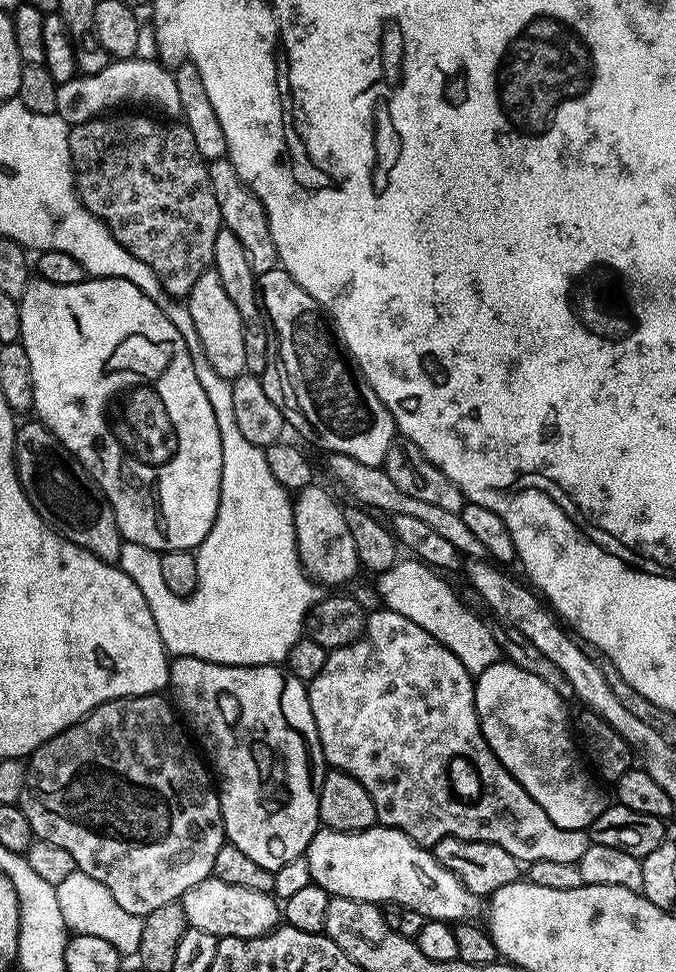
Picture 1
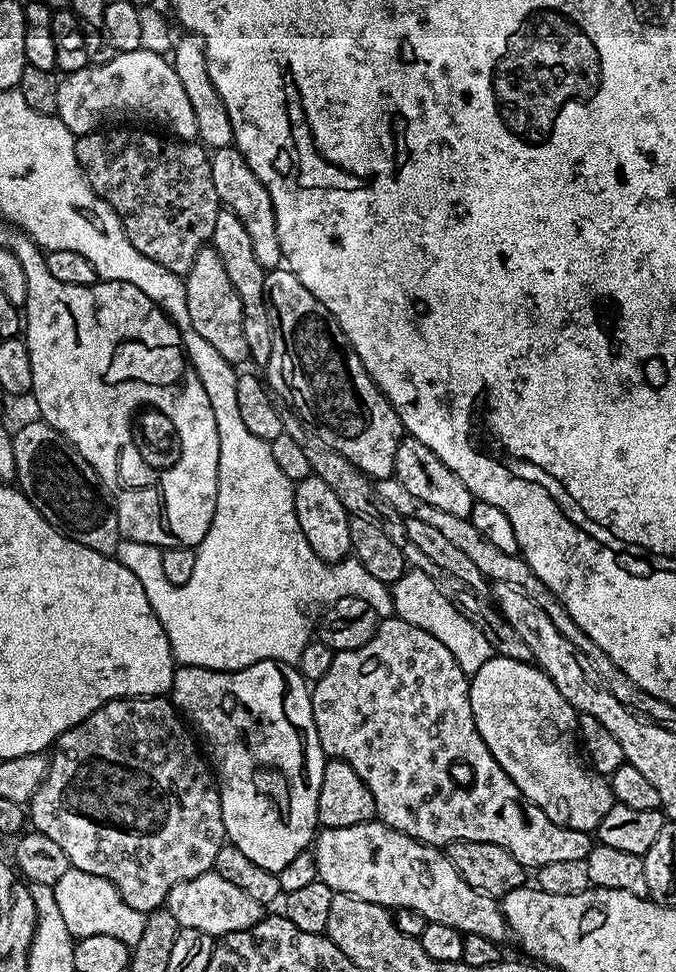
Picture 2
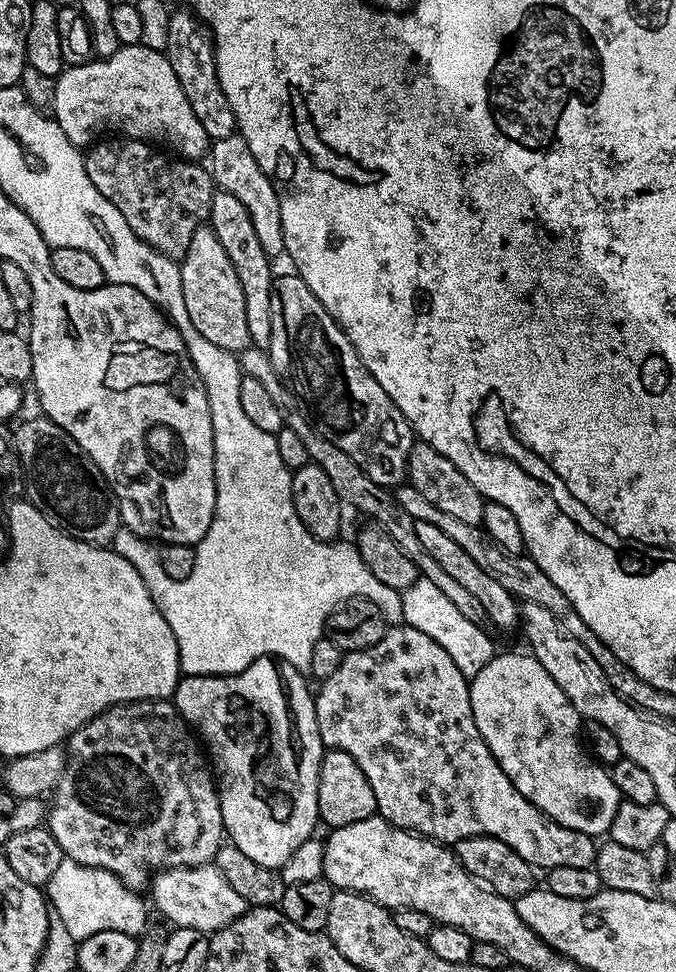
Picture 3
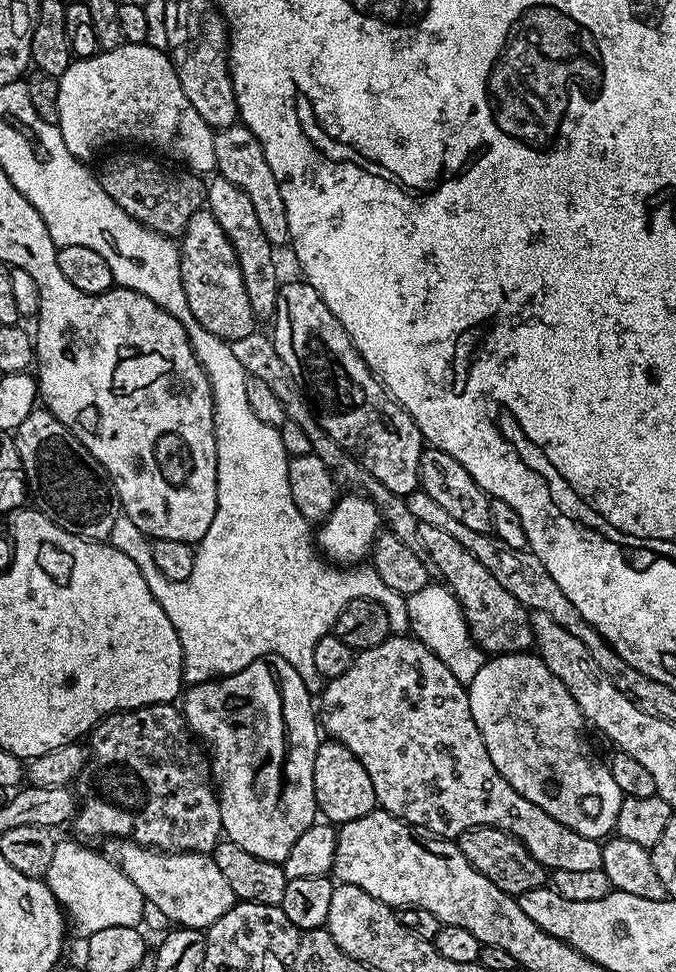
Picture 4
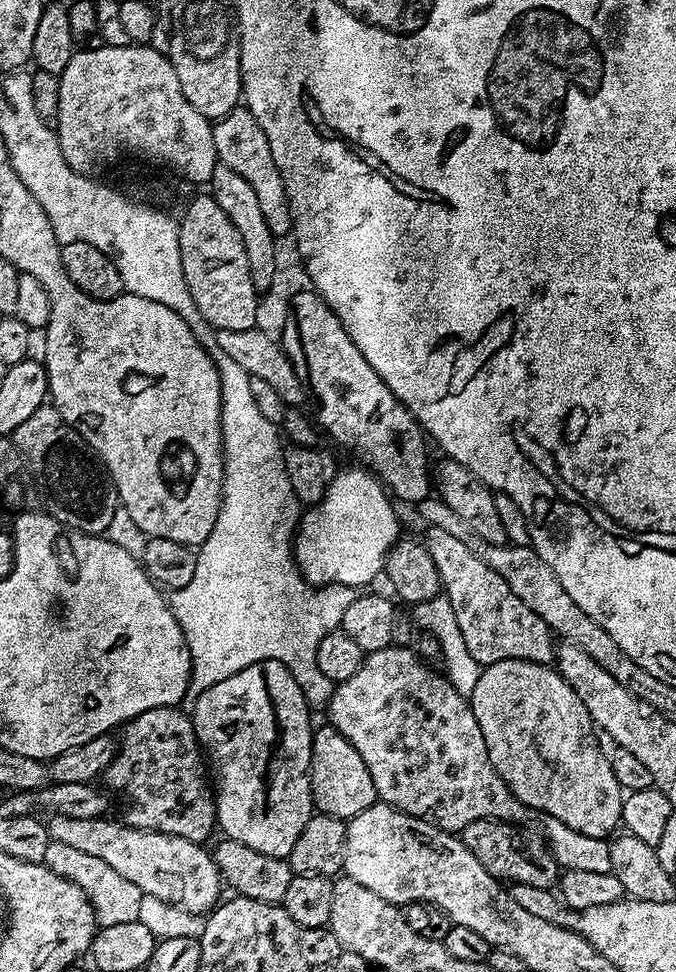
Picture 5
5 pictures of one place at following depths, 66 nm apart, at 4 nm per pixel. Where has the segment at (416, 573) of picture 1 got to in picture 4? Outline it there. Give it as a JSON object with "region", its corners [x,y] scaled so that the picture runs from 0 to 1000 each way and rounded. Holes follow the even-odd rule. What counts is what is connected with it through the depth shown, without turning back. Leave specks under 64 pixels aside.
{"region":[[[636,599],[618,607],[618,611],[607,611],[604,627],[607,628],[607,650],[623,658],[630,666],[648,673],[648,678],[666,688],[666,693],[691,706],[701,702],[707,689],[713,689],[719,673],[704,663],[698,649],[692,646],[692,638],[682,628],[673,611],[655,599]]]}

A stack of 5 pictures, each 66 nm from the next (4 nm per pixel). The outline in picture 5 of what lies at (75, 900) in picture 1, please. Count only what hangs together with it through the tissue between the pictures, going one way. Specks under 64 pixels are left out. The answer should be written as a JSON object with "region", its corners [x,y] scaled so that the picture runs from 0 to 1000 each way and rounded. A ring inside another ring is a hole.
{"region":[[[77,864],[68,870],[68,883],[64,888],[75,897],[109,907],[130,921],[138,934],[142,935],[142,950],[148,955],[204,947],[204,935],[210,933],[213,919],[204,916],[204,912],[198,912],[198,907],[180,903],[180,899],[157,891],[151,883],[139,883],[133,879],[126,879],[123,874],[108,874],[93,866]]]}

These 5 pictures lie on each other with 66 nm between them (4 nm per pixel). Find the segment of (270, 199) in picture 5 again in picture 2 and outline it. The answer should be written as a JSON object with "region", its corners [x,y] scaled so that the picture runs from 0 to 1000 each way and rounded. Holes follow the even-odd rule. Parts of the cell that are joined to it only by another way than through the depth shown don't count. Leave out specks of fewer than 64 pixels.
{"region":[[[346,150],[322,152],[309,159],[311,183],[317,183],[317,195],[322,195],[327,211],[336,217],[352,220],[376,253],[376,262],[382,264],[382,274],[393,278],[416,275],[420,262],[417,253],[411,253],[411,228],[405,228],[405,208],[399,208],[399,200],[370,171],[364,171],[364,163]]]}

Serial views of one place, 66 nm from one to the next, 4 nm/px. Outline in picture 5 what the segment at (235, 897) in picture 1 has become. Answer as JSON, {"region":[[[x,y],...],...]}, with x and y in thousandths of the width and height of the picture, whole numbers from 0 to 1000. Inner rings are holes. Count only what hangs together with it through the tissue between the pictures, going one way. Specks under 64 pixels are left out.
{"region":[[[83,837],[70,845],[71,859],[77,864],[93,866],[108,874],[123,874],[139,883],[151,883],[180,903],[198,907],[214,922],[226,922],[254,930],[268,939],[302,938],[308,940],[327,929],[328,906],[314,878],[300,867],[253,860],[238,856],[217,856],[209,852],[192,852],[176,843],[98,842]]]}

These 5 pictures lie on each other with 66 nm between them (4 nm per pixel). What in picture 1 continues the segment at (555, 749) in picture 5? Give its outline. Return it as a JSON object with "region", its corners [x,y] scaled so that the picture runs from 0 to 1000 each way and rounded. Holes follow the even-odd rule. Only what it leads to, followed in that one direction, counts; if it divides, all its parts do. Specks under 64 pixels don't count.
{"region":[[[753,681],[726,683],[719,689],[709,691],[701,703],[701,722],[710,750],[737,784],[743,784],[746,791],[781,814],[784,821],[790,821],[790,825],[796,825],[796,829],[808,833],[820,850],[831,850],[837,854],[874,853],[885,837],[893,835],[896,824],[892,813],[886,811],[889,808],[879,801],[877,795],[868,789],[858,790],[861,778],[849,760],[843,737],[840,741],[842,725],[837,721],[808,702],[802,702],[800,698],[781,693]]]}

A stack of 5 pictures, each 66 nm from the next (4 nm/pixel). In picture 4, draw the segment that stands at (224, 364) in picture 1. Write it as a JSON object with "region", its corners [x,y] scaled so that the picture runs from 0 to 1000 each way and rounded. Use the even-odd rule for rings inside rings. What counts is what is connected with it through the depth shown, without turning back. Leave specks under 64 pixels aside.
{"region":[[[305,216],[288,218],[271,243],[265,244],[263,254],[269,298],[275,298],[281,323],[293,327],[293,335],[339,352],[380,341],[382,330],[370,315],[370,302],[364,302],[364,293],[358,290],[352,261],[346,261],[346,253],[340,253],[340,245],[334,245],[334,237],[322,233],[317,220]]]}

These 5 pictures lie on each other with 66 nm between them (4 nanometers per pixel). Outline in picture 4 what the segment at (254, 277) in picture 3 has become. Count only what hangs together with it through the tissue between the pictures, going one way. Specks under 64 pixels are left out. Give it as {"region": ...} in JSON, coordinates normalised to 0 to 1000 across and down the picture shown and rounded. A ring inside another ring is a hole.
{"region":[[[322,179],[315,180],[305,189],[305,217],[317,220],[322,233],[334,237],[334,245],[340,245],[340,253],[346,253],[346,261],[352,261],[352,274],[358,278],[358,290],[364,293],[364,302],[370,302],[370,315],[376,319],[380,330],[401,330],[408,323],[408,312],[414,306],[417,285],[408,277],[405,252],[393,245],[388,233],[370,204],[359,195],[352,195],[346,187],[334,187]]]}

